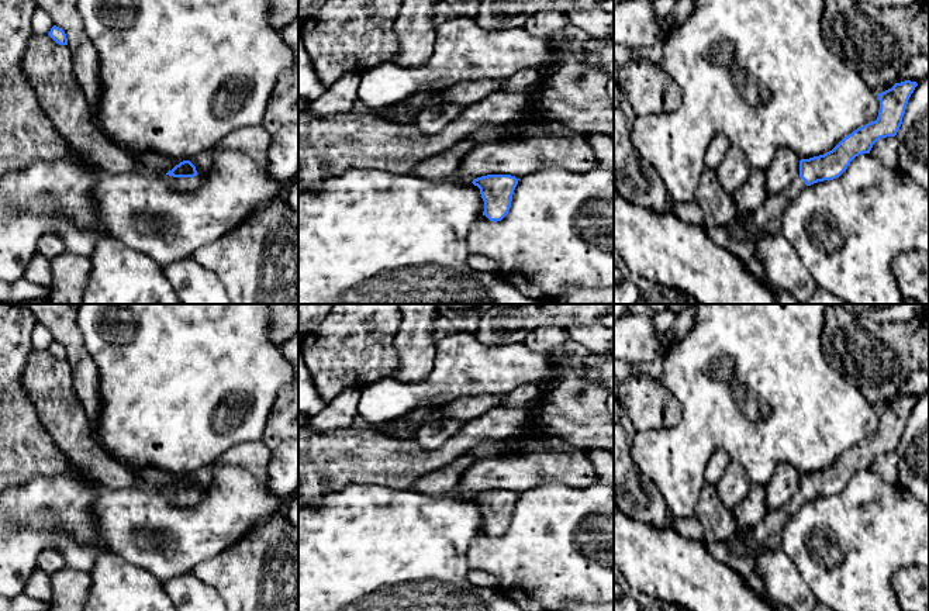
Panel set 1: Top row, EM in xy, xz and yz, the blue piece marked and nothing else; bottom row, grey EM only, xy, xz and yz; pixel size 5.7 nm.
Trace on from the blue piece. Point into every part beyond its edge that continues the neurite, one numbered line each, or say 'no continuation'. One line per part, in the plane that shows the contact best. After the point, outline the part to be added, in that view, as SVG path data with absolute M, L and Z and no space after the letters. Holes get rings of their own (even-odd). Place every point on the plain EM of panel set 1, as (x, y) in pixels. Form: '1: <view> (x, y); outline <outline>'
1: xy (185, 500); outline M165 490L163 496L170 504L177 507L184 507L184 508L194 507L198 501L198 497L190 493L173 493L173 491Z

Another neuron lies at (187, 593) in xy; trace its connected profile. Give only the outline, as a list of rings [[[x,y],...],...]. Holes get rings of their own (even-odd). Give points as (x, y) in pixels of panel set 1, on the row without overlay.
[[[194,573],[162,584],[177,611],[228,611],[218,593]]]

